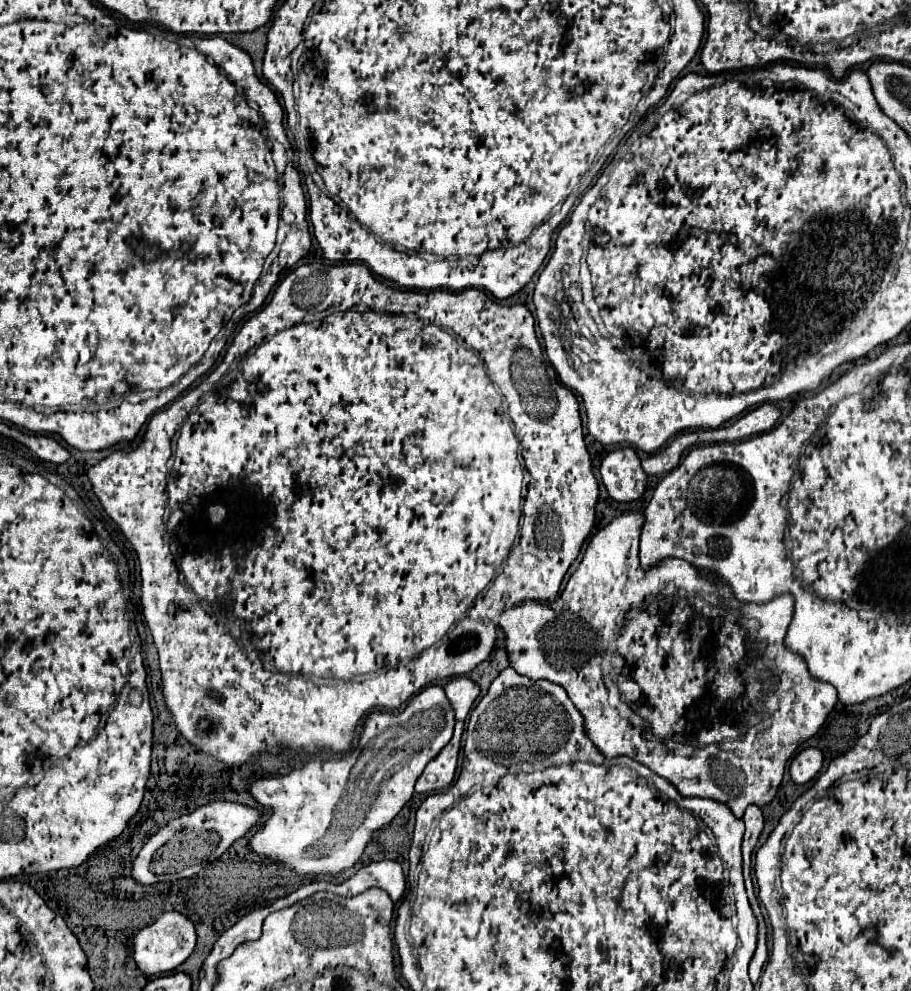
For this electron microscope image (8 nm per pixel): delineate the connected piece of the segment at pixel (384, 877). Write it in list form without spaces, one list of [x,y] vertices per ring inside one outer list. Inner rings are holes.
[[[378,861],[378,863],[368,863],[362,867],[354,877],[350,877],[344,883],[334,883],[334,881],[312,881],[312,893],[316,891],[330,891],[342,897],[354,897],[370,887],[384,889],[390,899],[396,903],[402,899],[406,891],[406,877],[402,873],[402,867],[396,861]]]

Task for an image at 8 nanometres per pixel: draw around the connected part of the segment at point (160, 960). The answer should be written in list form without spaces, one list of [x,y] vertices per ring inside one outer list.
[[[176,911],[164,913],[158,921],[144,927],[142,931],[138,931],[132,939],[134,961],[136,961],[136,967],[144,975],[158,975],[158,973],[168,973],[172,969],[176,969],[192,955],[194,947],[196,947],[196,929],[186,915],[176,913]]]

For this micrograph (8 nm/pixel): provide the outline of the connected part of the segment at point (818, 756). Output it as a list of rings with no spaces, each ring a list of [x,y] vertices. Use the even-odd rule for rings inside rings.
[[[808,747],[804,751],[800,751],[794,759],[792,759],[792,765],[790,765],[790,775],[792,775],[792,781],[796,785],[806,785],[808,781],[812,781],[820,769],[822,769],[822,751],[820,749],[814,749],[814,747]]]

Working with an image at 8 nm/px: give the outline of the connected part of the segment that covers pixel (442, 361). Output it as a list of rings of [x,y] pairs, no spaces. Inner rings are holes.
[[[308,263],[294,269],[288,277],[284,277],[276,285],[270,303],[264,305],[256,315],[252,315],[244,323],[232,347],[226,351],[226,357],[216,367],[216,377],[220,377],[220,381],[214,387],[212,387],[212,373],[210,373],[194,391],[188,391],[172,405],[168,405],[162,413],[156,413],[150,419],[148,431],[138,447],[132,447],[130,451],[116,451],[108,455],[104,461],[100,461],[98,465],[90,467],[88,479],[94,487],[94,495],[98,497],[104,511],[120,527],[120,531],[124,533],[124,537],[130,541],[130,545],[138,555],[140,583],[142,583],[142,589],[140,589],[142,613],[152,631],[154,645],[158,647],[160,671],[164,681],[164,699],[168,709],[174,715],[178,731],[190,743],[194,743],[200,751],[210,753],[228,765],[240,765],[244,761],[258,759],[260,765],[270,773],[276,773],[280,767],[290,765],[296,757],[316,755],[320,753],[320,749],[346,753],[352,745],[352,735],[358,721],[362,721],[362,717],[368,715],[372,709],[398,709],[412,695],[422,691],[428,683],[440,681],[446,677],[466,675],[478,663],[482,663],[494,647],[496,629],[498,629],[496,619],[504,609],[510,609],[528,599],[550,603],[558,597],[562,579],[570,563],[578,557],[588,533],[594,527],[598,483],[592,473],[590,455],[584,445],[578,399],[568,387],[560,385],[556,371],[552,369],[550,361],[542,357],[540,348],[540,343],[536,339],[534,317],[524,305],[502,307],[492,299],[488,299],[488,295],[480,289],[464,289],[464,291],[396,289],[376,281],[370,269],[362,263],[340,263],[340,265]],[[412,399],[432,399],[432,405],[420,405],[420,401],[412,401]],[[178,429],[180,429],[180,437],[178,437],[178,447],[176,447],[172,475],[168,483],[168,495],[166,495],[172,437],[176,435]],[[168,501],[170,501],[170,519],[164,521]],[[212,509],[214,511],[222,509],[226,513],[226,521],[210,521],[214,519],[210,517],[214,515]],[[520,517],[522,517],[524,533],[520,535],[520,541],[512,547]],[[167,531],[168,537],[182,547],[178,556],[170,553],[170,547],[168,549],[166,545],[168,543],[164,543]],[[240,633],[254,633],[258,637],[258,645],[262,653],[248,655],[248,651],[240,643]],[[278,745],[290,747],[294,757],[282,757],[282,753],[278,751]]]

